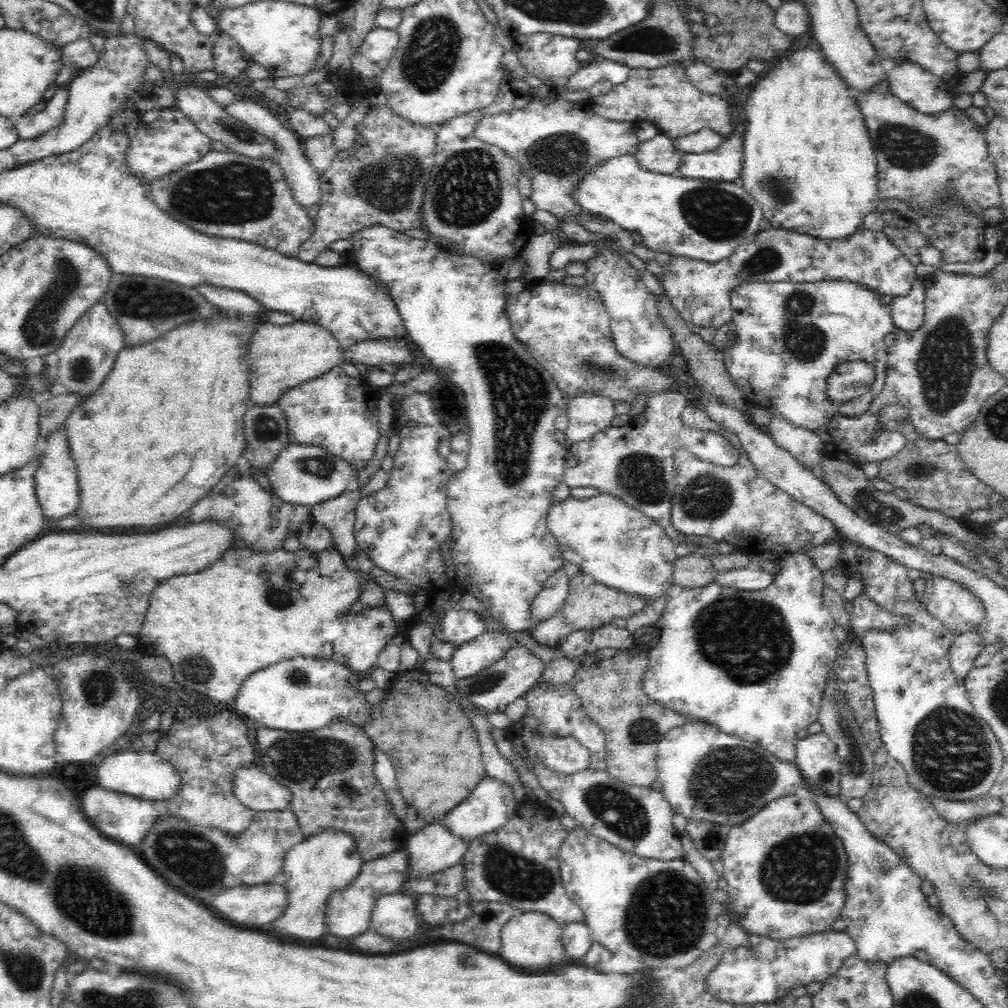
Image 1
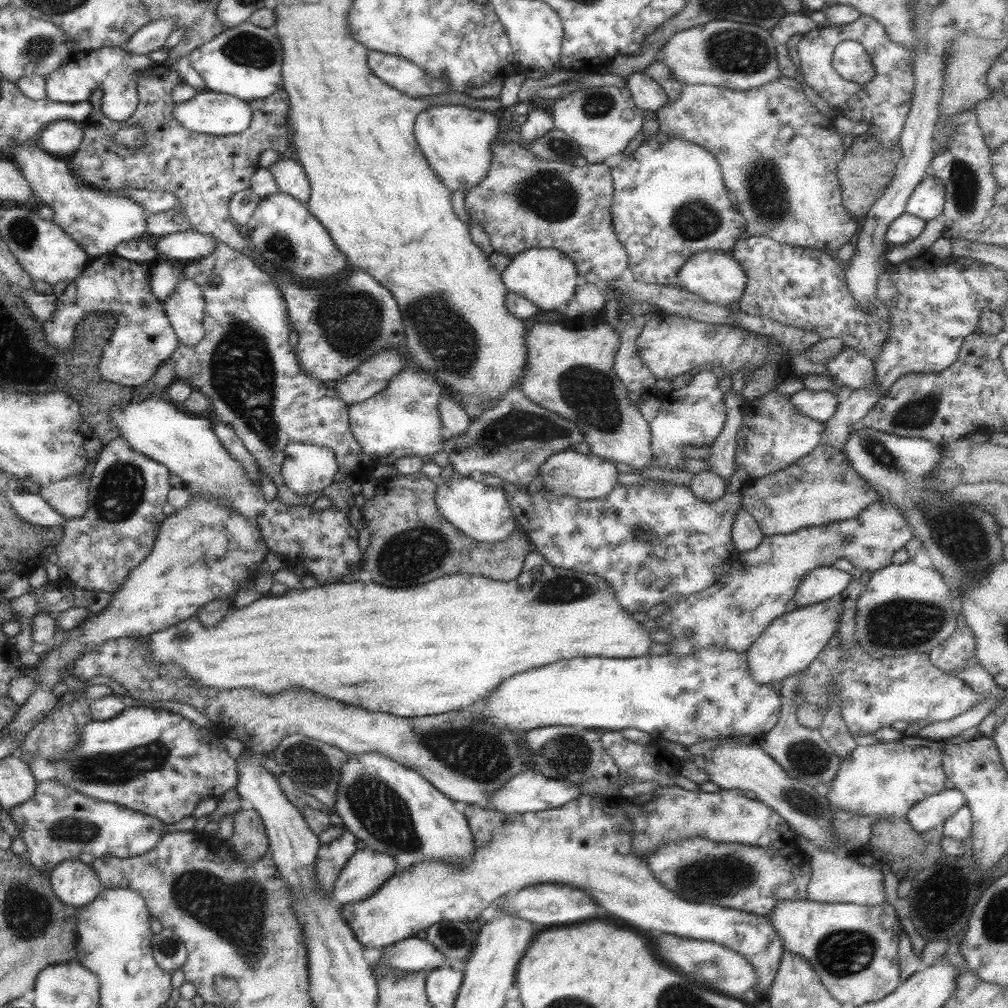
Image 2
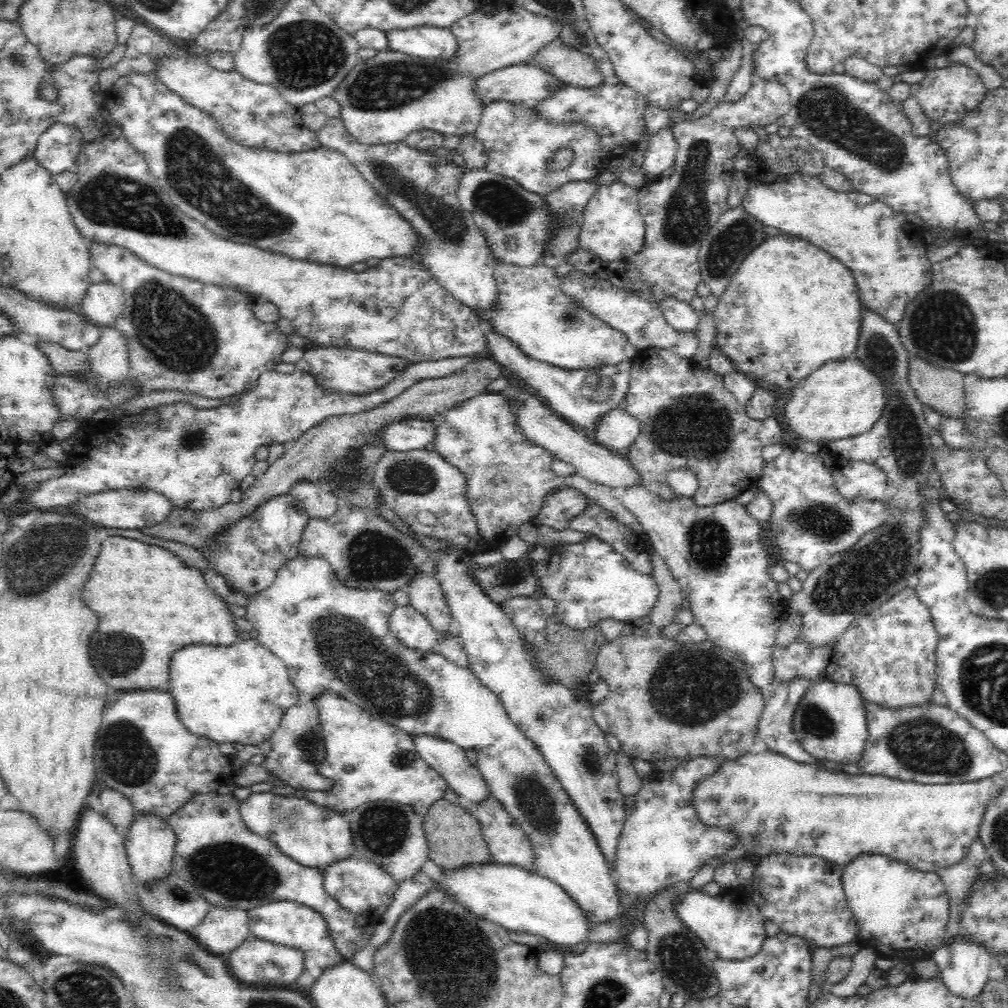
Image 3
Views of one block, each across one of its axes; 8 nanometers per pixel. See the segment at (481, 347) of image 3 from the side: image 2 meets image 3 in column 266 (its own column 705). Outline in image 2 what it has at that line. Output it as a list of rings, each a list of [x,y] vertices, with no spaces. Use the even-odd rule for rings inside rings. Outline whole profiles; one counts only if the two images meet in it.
[[[703,251],[691,255],[677,271],[675,286],[680,287],[705,302],[729,307],[739,301],[745,287],[746,277],[739,263],[729,254],[715,251]]]

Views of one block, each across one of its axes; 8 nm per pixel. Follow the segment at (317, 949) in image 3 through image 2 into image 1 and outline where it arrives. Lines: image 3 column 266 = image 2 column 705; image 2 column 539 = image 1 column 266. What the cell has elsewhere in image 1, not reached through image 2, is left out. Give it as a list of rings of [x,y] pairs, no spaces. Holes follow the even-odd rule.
[[[290,809],[255,813],[250,827],[236,835],[192,826],[165,813],[146,836],[140,854],[176,890],[196,900],[210,902],[214,896],[234,886],[254,887],[280,879],[286,853],[304,837]]]

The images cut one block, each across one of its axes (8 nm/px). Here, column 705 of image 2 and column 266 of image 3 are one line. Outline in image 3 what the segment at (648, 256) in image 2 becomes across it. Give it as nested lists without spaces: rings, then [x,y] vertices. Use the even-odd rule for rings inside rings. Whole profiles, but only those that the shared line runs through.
[[[146,74],[122,76],[114,86],[108,87],[103,94],[104,102],[102,106],[110,111],[111,115],[108,119],[110,125],[112,128],[117,129],[119,134],[123,135],[145,158],[150,174],[159,182],[161,189],[171,198],[171,201],[178,209],[223,239],[245,245],[254,245],[262,250],[283,254],[294,260],[320,263],[344,269],[349,269],[348,266],[352,266],[356,262],[371,262],[372,260],[378,260],[378,258],[386,260],[388,257],[408,257],[420,252],[422,239],[420,239],[418,231],[414,230],[414,225],[407,221],[406,217],[400,215],[396,209],[392,208],[386,199],[378,195],[373,186],[354,168],[354,165],[338,151],[322,146],[318,150],[306,150],[296,154],[282,154],[276,150],[244,150],[244,148],[230,142],[219,132],[209,114],[204,114],[201,110],[184,102],[177,94],[170,92],[156,76]]]

